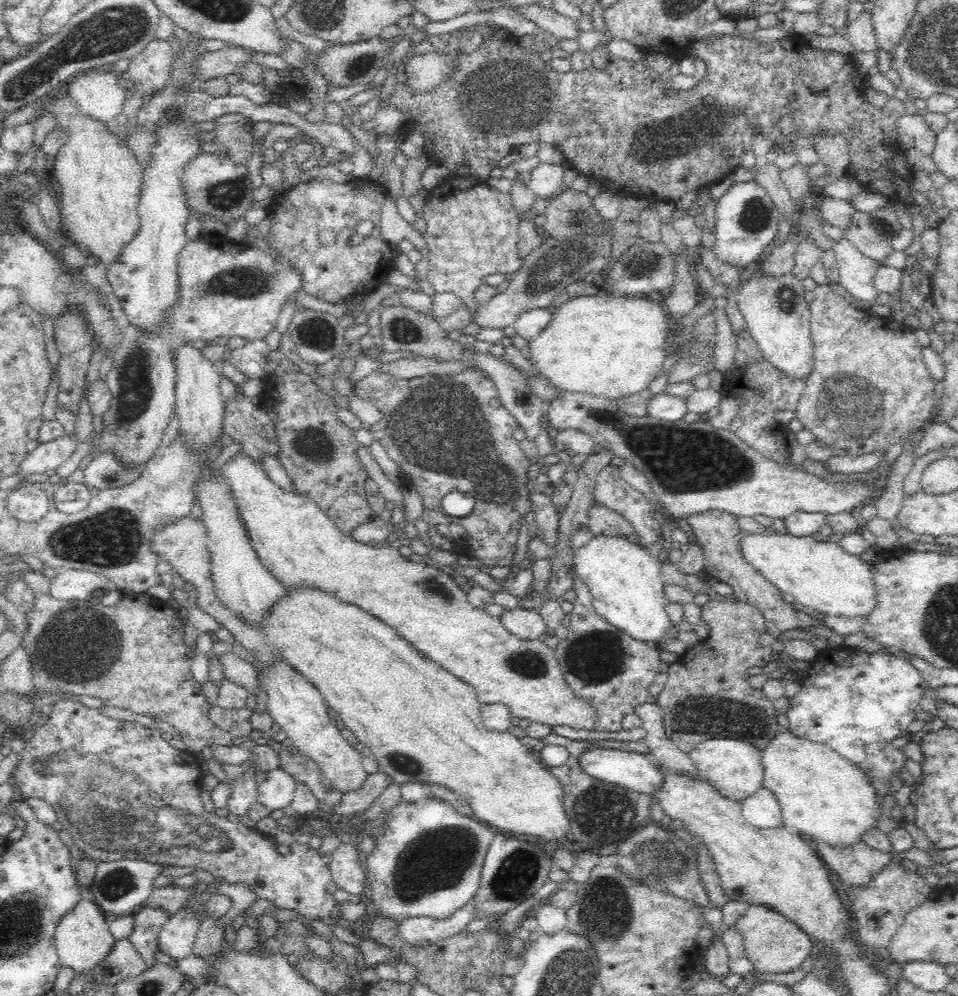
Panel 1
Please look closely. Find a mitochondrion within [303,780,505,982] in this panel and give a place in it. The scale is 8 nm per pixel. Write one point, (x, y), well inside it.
(439, 860)

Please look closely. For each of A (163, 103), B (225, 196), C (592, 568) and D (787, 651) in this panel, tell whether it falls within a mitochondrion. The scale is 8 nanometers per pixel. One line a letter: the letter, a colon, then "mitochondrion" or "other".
A: other
B: mitochondrion
C: other
D: other

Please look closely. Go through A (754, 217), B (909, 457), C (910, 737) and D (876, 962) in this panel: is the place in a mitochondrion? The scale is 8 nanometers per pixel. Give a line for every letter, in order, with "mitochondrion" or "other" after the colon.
A: mitochondrion
B: other
C: other
D: other

